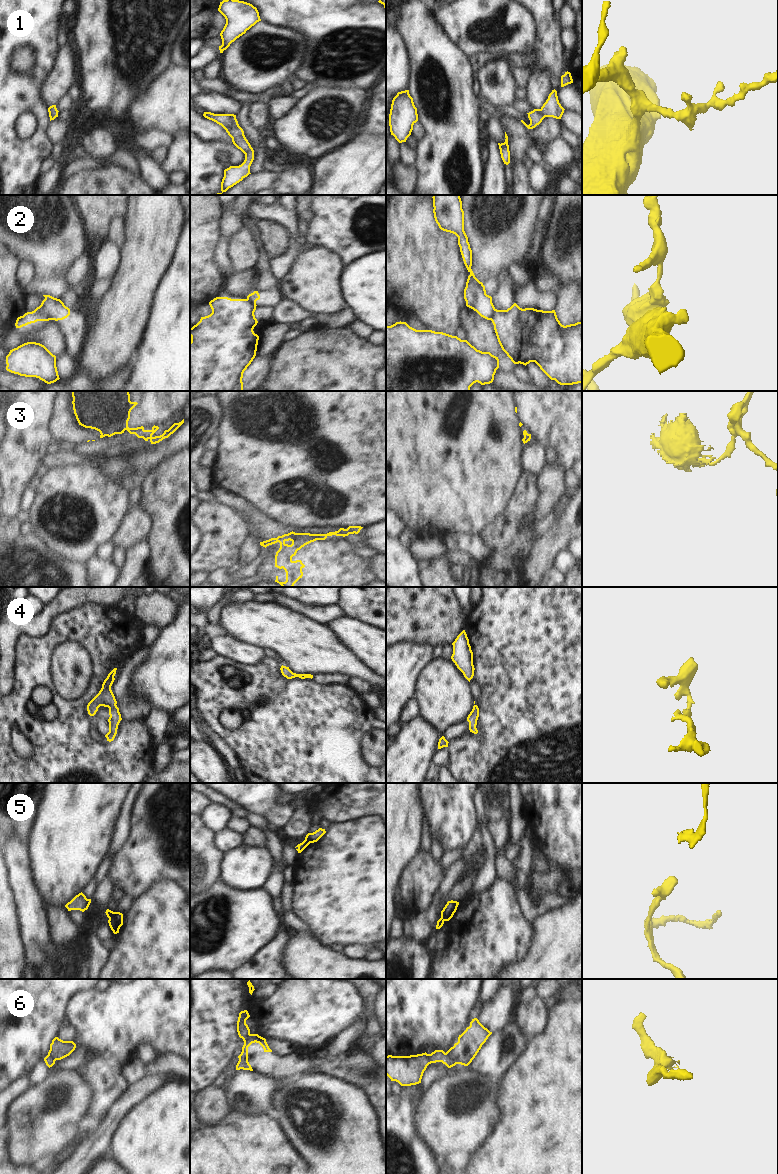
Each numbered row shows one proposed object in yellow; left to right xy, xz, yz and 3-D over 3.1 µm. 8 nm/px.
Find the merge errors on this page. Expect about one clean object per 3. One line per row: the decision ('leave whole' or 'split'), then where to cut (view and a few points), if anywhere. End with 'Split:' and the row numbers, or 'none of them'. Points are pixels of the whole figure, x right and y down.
1: leave whole; cut none
2: split; cut xy (34, 310), (46, 314), (51, 319)
3: split; cut xz (345, 529), (349, 533)
4: leave whole; cut none
5: split; cut xz (305, 838), (310, 842)
6: split; cut yz (446, 1052), (456, 1063)
Split: 2, 3, 5, 6

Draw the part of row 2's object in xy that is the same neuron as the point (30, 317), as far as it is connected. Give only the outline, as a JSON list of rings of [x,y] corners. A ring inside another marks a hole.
[[[37,311],[27,312],[23,316],[17,318],[15,326],[16,328],[21,328],[31,323],[35,323],[37,321],[49,321],[51,318],[43,313],[39,313]]]

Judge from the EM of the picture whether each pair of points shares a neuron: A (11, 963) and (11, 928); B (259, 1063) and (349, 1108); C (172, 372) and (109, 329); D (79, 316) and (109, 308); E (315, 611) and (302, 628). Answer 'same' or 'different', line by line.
A: same
B: different
C: different
D: different
E: different

